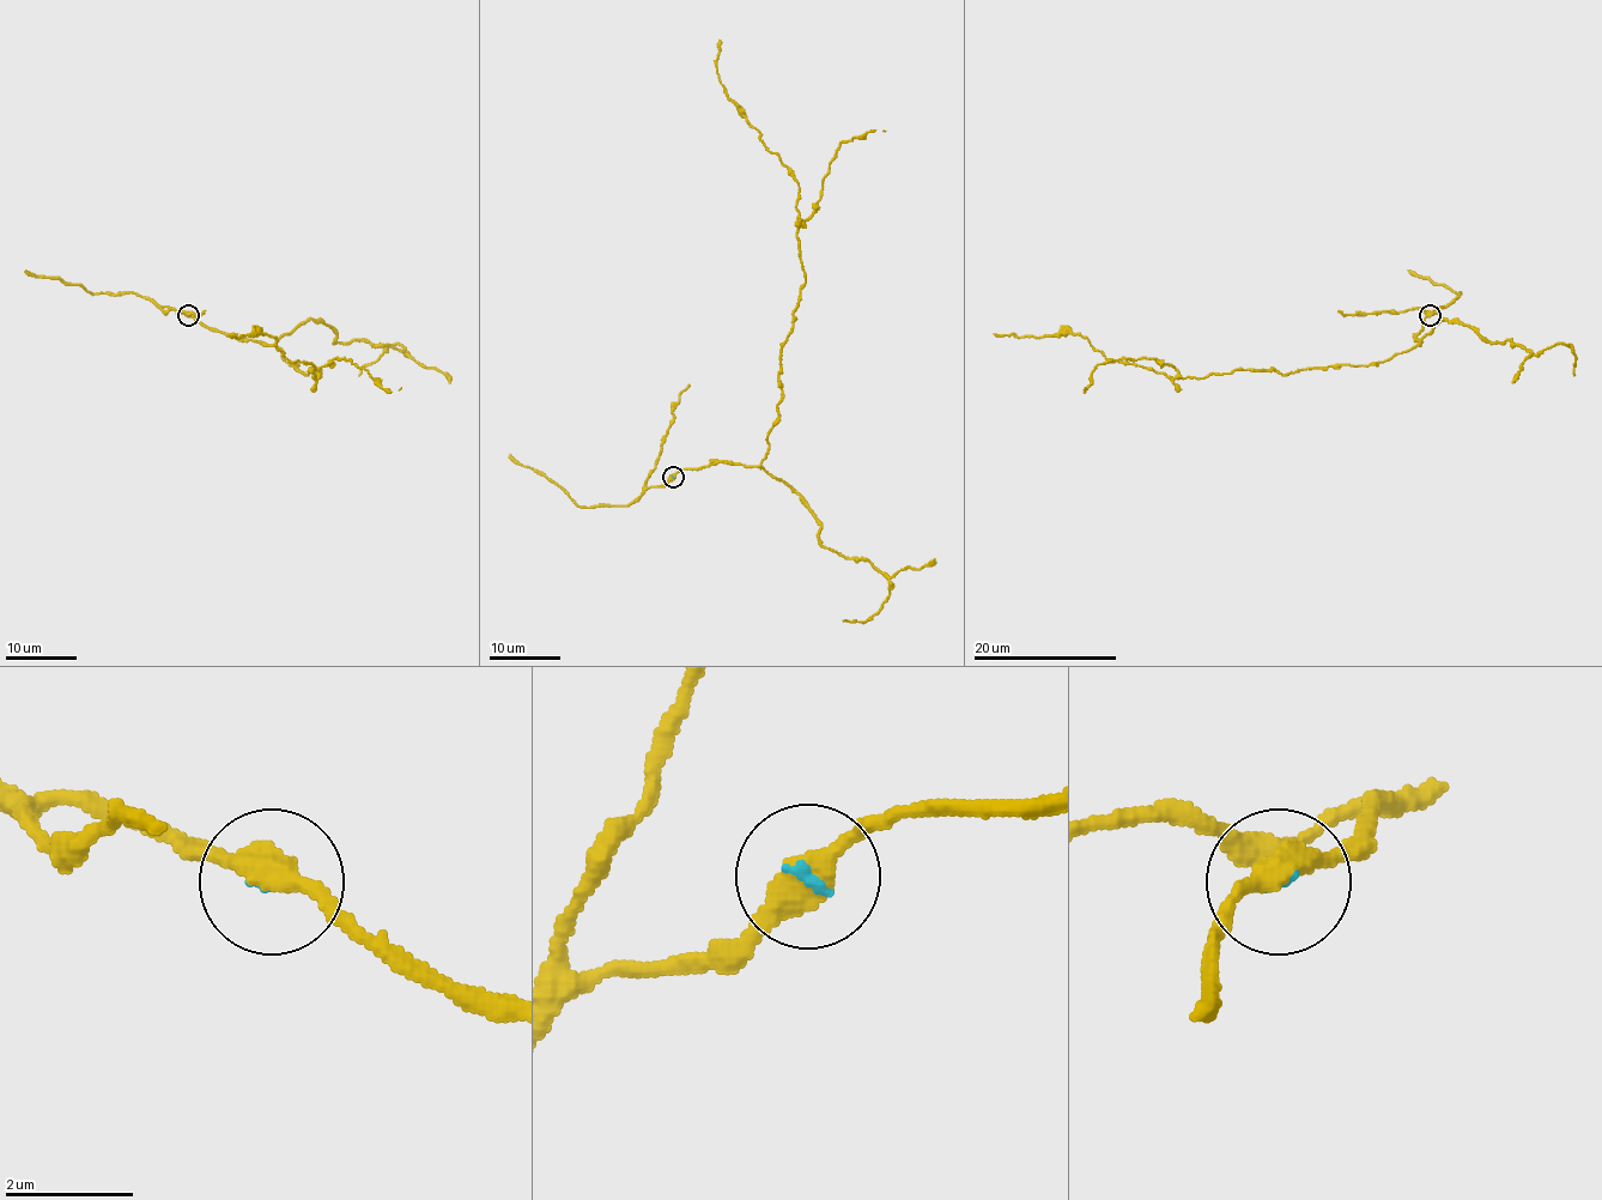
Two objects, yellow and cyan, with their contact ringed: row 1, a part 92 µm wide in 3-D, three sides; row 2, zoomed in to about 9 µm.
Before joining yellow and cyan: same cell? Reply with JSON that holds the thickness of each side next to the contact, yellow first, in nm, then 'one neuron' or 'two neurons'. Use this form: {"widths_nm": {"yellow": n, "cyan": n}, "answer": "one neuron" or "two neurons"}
{"widths_nm": {"yellow": 420, "cyan": 100}, "answer": "one neuron"}

